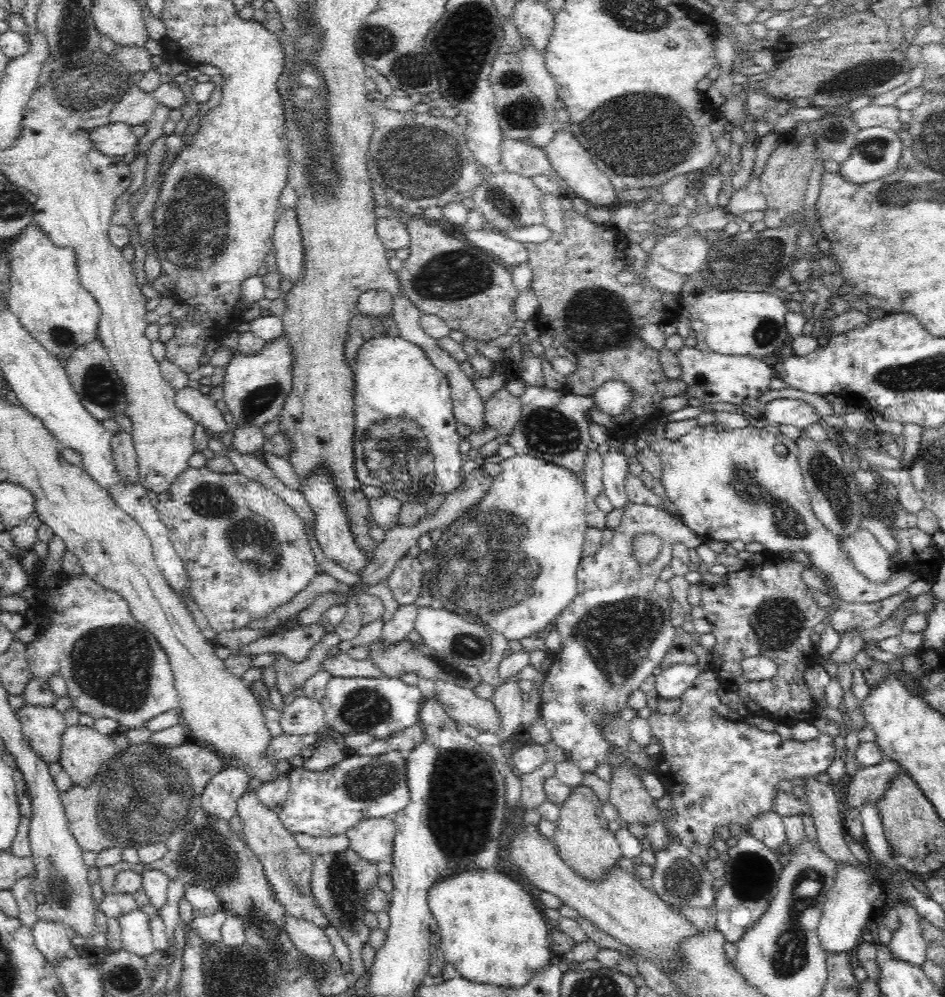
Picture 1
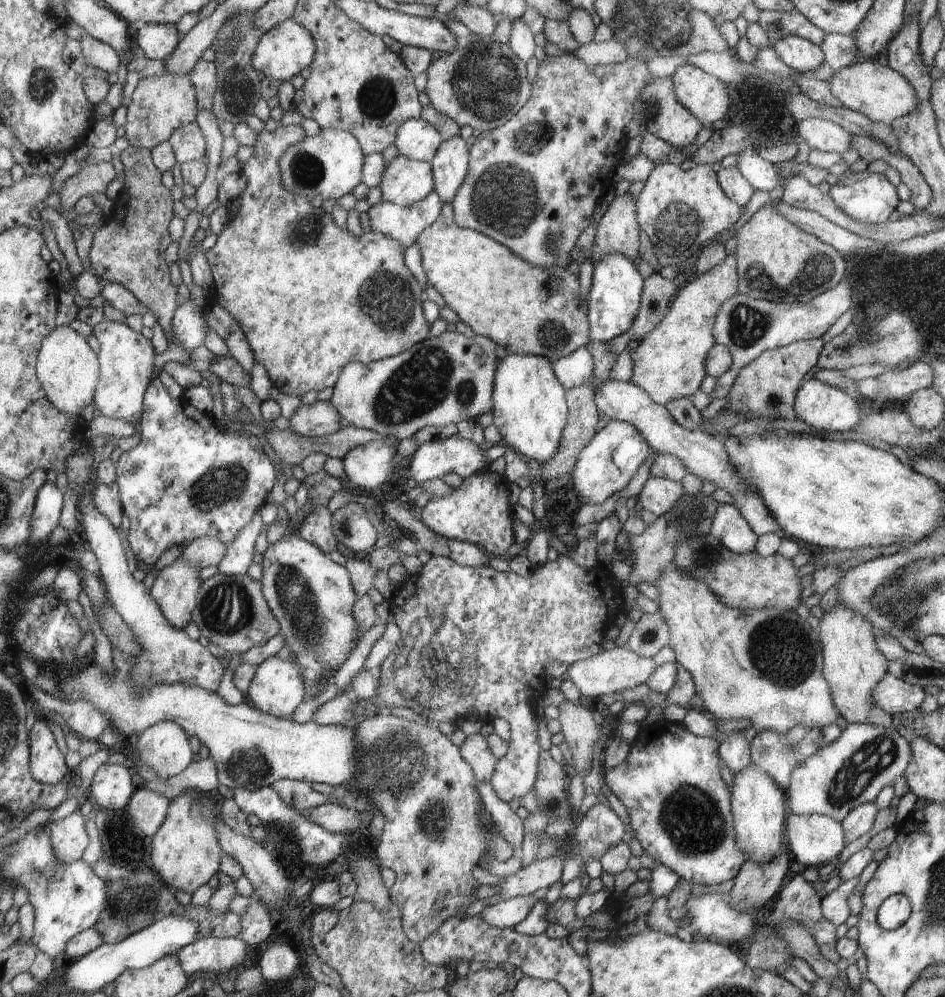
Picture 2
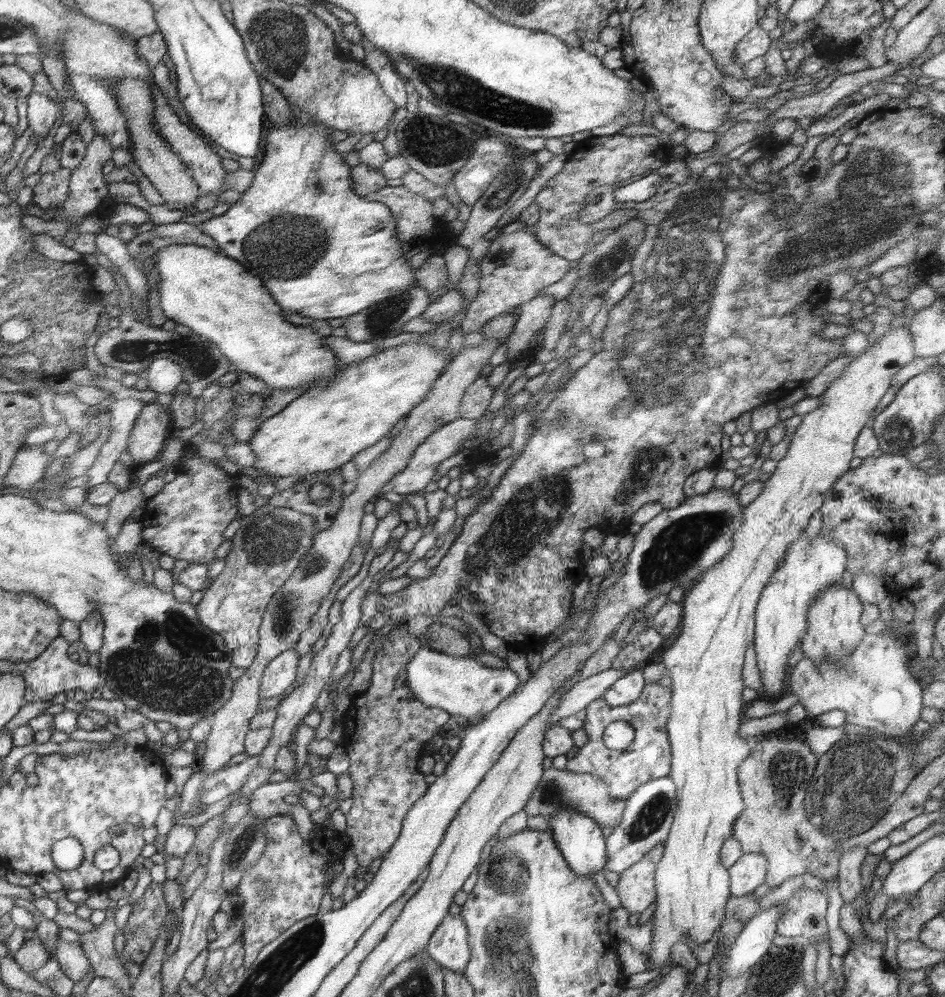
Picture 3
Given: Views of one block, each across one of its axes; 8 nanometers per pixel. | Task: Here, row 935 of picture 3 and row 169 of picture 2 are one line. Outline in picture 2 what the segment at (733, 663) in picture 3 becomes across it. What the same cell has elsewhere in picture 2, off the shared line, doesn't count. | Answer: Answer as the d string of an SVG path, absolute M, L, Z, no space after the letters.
M656 162L655 167L652 169L652 172L648 175L648 180L644 183L644 188L640 192L638 199L636 200L636 206L638 211L638 222L641 223L642 230L648 234L650 242L652 242L653 248L656 250L654 254L660 266L680 266L684 265L685 261L690 258L690 256L698 255L700 250L708 245L711 241L714 241L717 237L720 237L720 234L723 234L731 226L733 226L741 217L746 209L745 206L741 206L740 203L735 203L733 199L729 197L722 190L721 183L718 182L717 172L714 172L712 165L695 165L689 170L683 170L680 165L676 166L674 163L664 163L658 164Z

